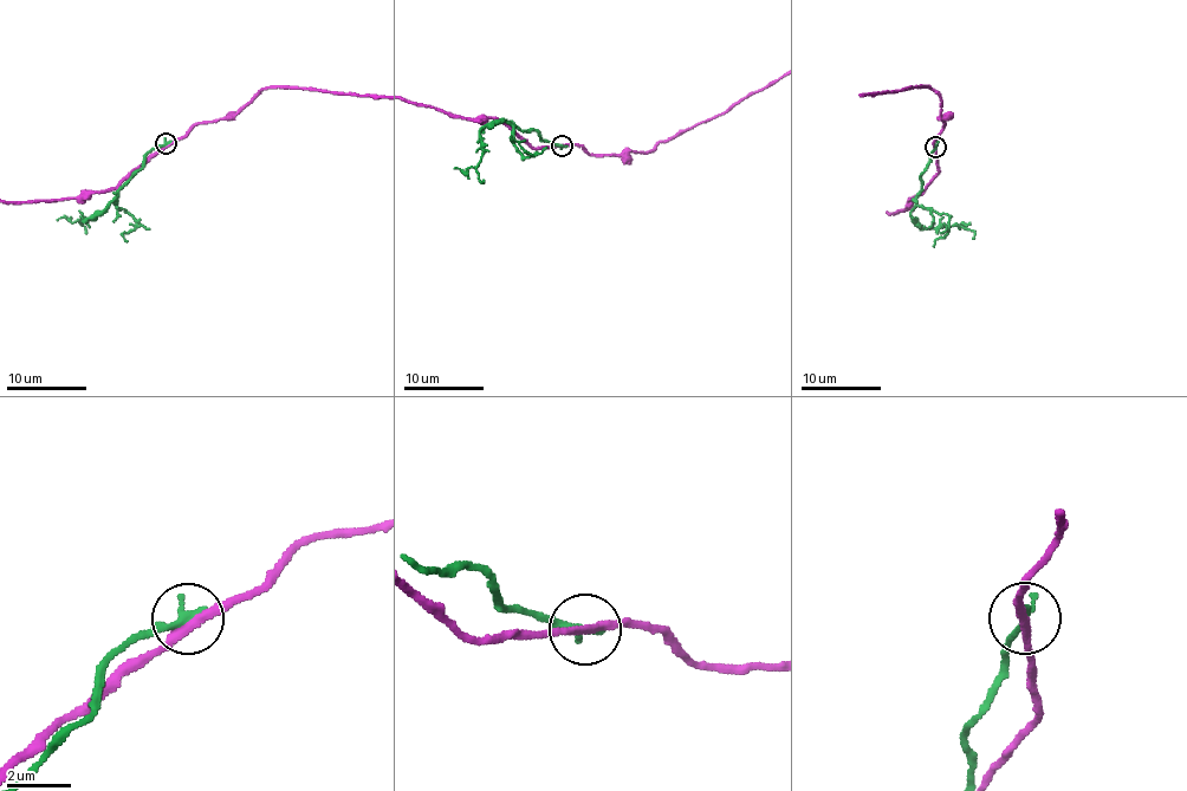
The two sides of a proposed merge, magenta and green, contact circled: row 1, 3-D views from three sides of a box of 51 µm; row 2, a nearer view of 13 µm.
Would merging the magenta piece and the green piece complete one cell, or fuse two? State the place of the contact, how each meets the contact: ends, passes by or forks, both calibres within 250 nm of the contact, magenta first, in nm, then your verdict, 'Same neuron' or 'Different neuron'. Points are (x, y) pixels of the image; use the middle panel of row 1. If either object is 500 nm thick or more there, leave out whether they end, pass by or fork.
Place: (562, 146). At the ring magenta passes by. At the ring green ends. Thickness 240 nm (magenta) against 280 nm. Different neuron

